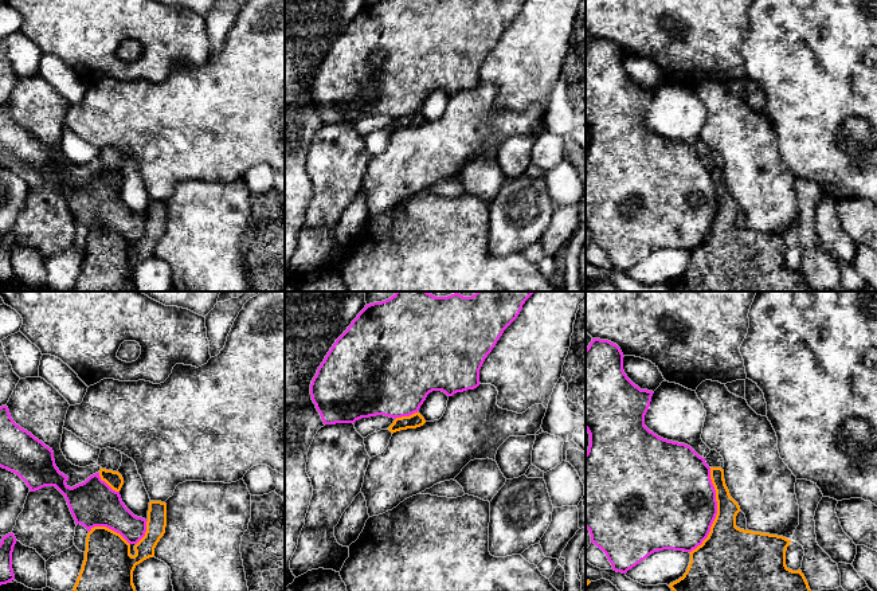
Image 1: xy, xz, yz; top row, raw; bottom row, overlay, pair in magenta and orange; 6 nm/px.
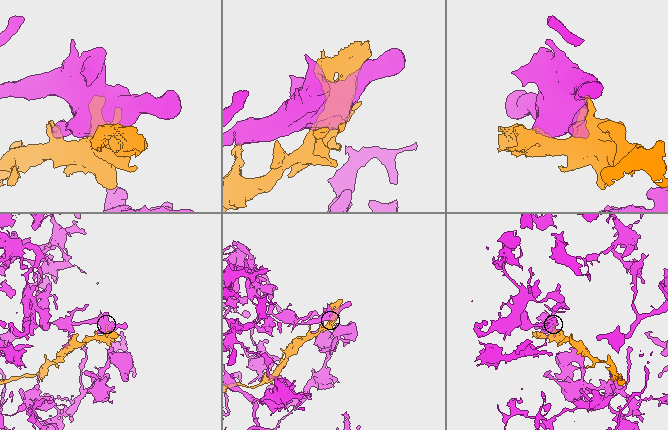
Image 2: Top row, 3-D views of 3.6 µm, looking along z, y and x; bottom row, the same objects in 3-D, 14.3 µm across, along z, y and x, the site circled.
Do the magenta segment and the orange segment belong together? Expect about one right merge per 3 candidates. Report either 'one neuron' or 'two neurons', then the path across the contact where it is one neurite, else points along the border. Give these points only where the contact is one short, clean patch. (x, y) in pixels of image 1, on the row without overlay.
two neurons

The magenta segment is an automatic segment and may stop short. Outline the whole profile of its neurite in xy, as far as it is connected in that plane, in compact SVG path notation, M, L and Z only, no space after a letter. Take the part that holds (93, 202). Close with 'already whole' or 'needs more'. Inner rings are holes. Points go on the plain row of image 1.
M7 105L0 106L0 167L19 175L31 191L55 185L64 195L75 223L83 224L89 231L94 226L106 226L120 232L129 243L137 243L145 235L148 219L134 215L122 201L120 191L113 189L102 180L99 172L70 187L66 183L68 176L60 172L55 164L52 148L16 124Z | already whole

